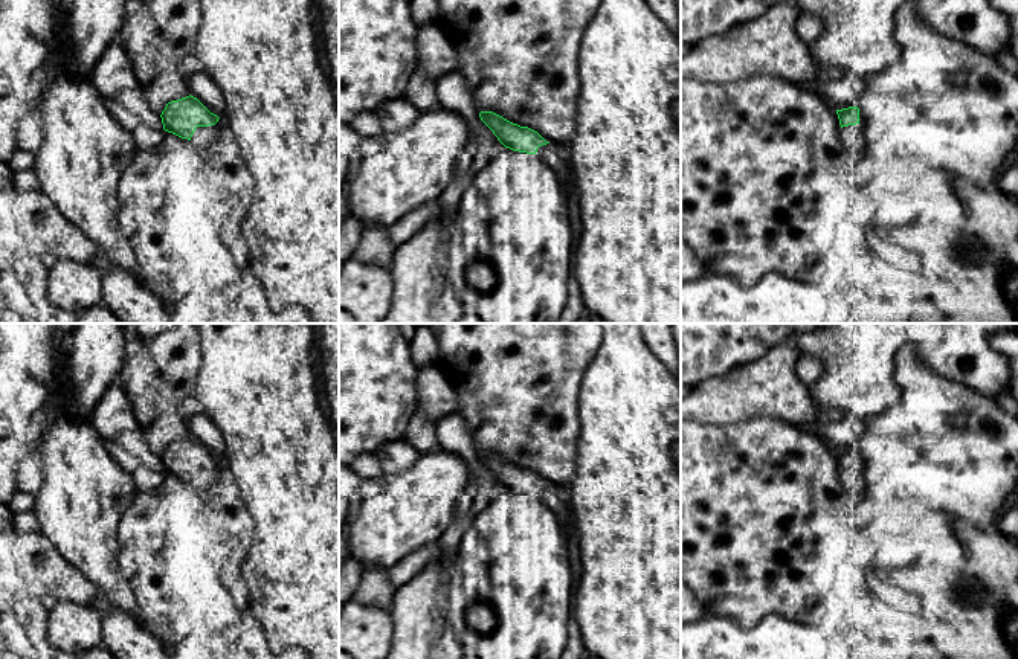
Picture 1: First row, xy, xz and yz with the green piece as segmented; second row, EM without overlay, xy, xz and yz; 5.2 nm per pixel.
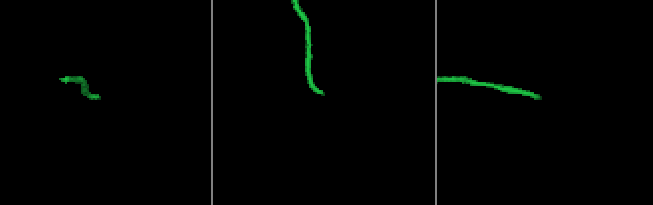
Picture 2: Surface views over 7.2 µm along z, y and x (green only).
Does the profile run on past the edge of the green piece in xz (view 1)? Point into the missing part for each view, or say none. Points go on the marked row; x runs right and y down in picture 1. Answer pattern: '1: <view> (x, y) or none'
1: xz (557, 157)

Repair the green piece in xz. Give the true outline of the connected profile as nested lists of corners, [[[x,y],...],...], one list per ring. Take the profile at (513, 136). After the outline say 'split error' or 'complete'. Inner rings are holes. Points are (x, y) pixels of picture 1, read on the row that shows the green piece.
[[[481,111],[479,117],[505,148],[537,154],[546,160],[574,203],[572,169],[566,149],[546,142],[537,131],[513,124],[493,111]]]; split error

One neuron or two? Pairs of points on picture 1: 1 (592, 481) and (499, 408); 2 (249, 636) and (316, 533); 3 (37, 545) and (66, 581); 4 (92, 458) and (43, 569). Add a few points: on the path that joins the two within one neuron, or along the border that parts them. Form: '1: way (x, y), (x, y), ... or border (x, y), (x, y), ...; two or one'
1: border (580, 432), (576, 476), (566, 491); two
2: border (257, 621), (267, 642); two
3: way (46, 552), (46, 562), (57, 572); one
4: border (40, 533), (64, 560), (80, 571); two

